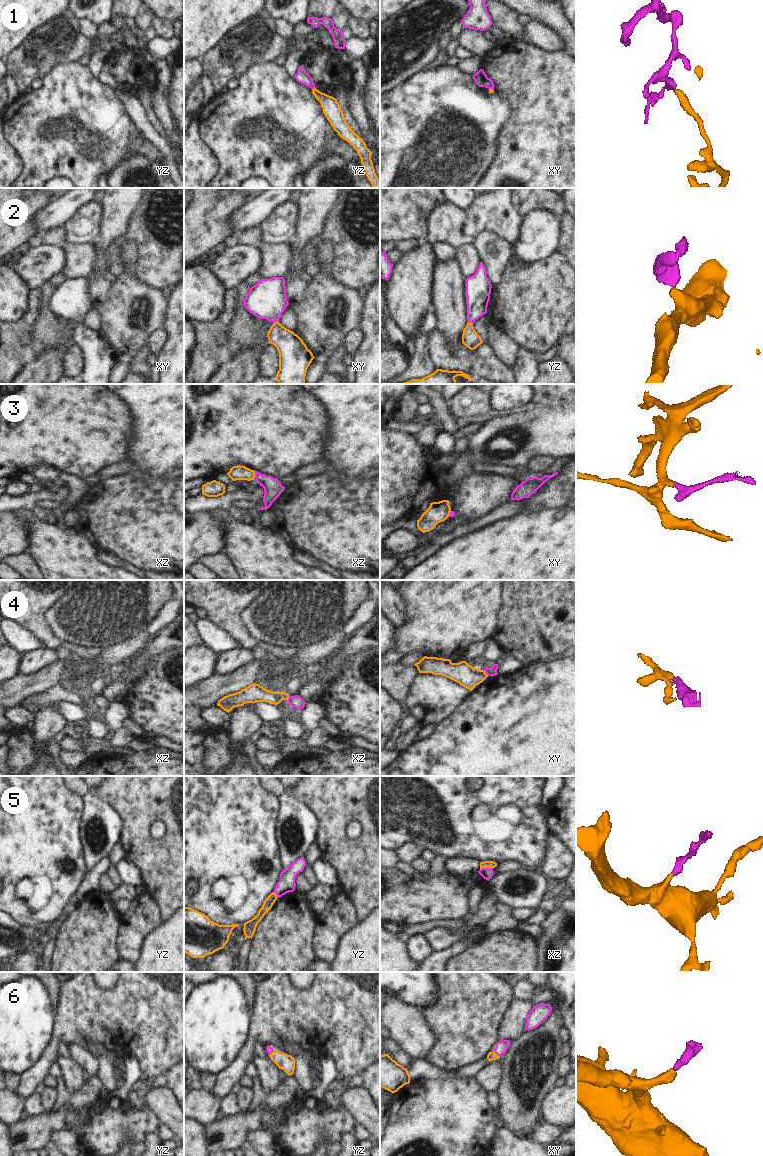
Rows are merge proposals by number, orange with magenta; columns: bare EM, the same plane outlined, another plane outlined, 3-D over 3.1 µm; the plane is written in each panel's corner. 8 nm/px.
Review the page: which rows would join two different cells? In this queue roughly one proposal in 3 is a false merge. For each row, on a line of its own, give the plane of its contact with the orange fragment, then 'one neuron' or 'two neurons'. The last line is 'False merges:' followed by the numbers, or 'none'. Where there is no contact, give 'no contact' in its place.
1: contact in yz; two neurons
2: contact in xy; one neuron
3: contact in xz; two neurons
4: contact in xy; two neurons
5: contact in xz; one neuron
6: contact in xy; one neuron
False merges: 1, 3, 4

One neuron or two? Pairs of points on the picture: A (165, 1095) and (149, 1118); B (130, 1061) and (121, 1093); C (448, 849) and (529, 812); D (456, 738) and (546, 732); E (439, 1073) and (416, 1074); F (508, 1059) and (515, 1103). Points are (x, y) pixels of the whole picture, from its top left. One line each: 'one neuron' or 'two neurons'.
A: two neurons
B: one neuron
C: one neuron
D: one neuron
E: one neuron
F: one neuron

